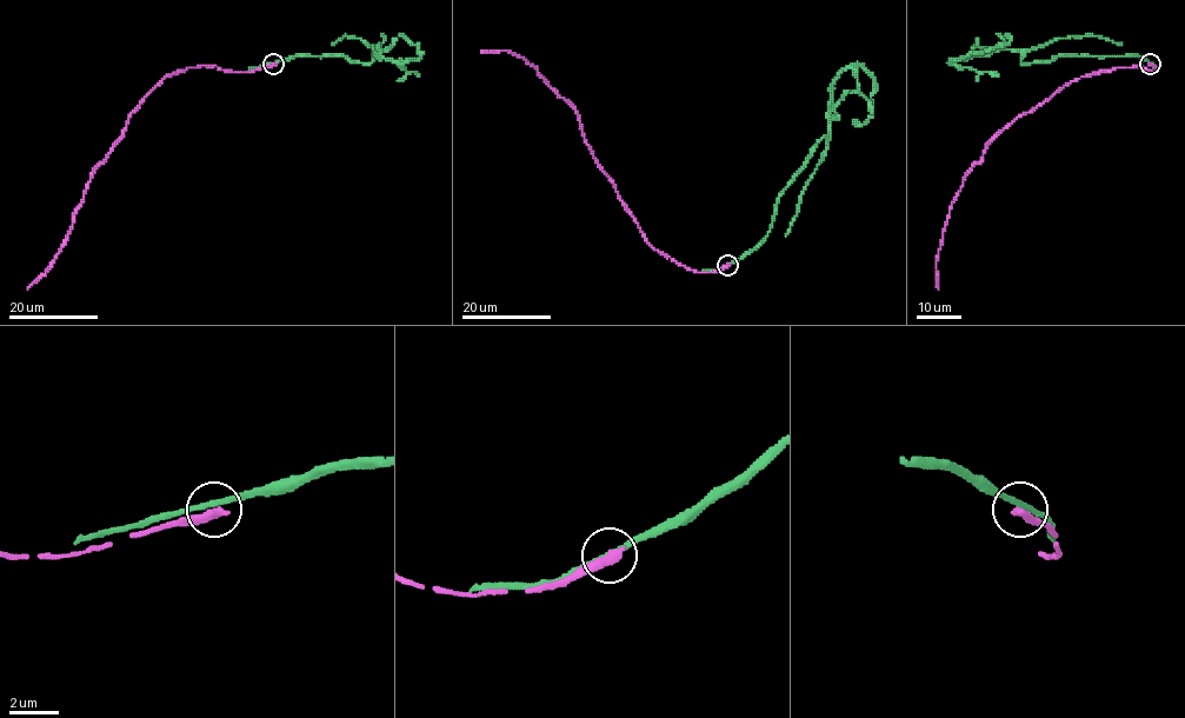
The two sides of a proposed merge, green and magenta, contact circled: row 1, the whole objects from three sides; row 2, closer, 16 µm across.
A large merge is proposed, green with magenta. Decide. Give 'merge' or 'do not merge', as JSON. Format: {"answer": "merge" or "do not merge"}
{"answer": "do not merge"}

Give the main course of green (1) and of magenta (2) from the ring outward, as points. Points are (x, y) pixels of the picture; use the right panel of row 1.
1: (1150, 64), (1123, 55), (1024, 64), (1023, 53), (991, 48), (951, 60), (1009, 42), (1005, 34)
2: (1150, 64), (1156, 72), (1132, 66), (1070, 81), (1020, 114), (987, 144), (950, 207), (937, 263), (937, 288)

